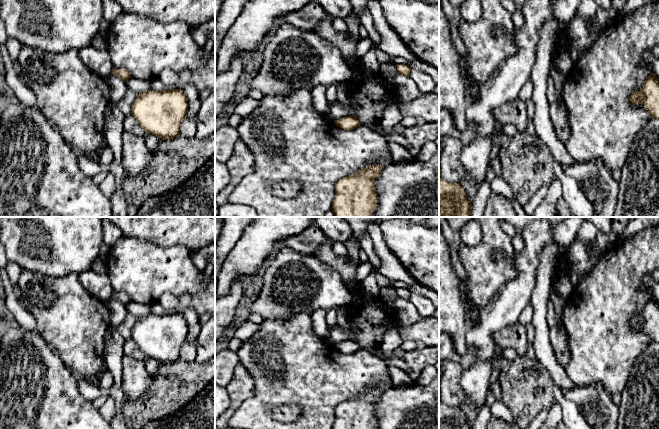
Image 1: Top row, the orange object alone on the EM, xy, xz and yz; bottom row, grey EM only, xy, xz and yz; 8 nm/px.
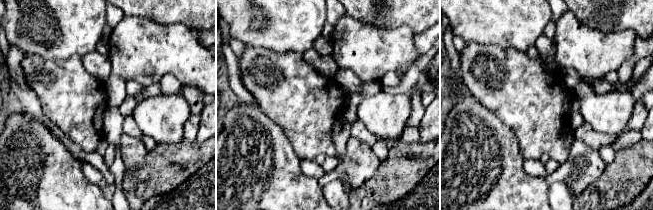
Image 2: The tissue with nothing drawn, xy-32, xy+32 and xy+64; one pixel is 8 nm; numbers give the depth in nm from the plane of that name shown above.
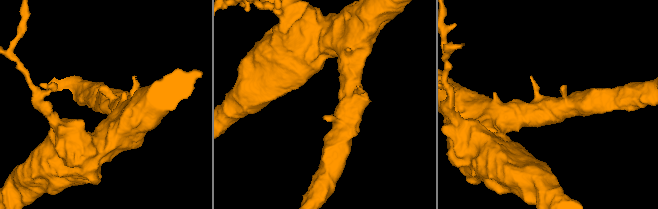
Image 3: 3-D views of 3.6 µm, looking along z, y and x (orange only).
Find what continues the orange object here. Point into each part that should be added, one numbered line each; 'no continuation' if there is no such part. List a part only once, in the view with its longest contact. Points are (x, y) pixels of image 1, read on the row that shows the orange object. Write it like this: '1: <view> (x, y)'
no continuation

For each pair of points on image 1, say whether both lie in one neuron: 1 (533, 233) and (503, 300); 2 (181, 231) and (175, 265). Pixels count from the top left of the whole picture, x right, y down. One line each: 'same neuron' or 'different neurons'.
1: same neuron
2: different neurons

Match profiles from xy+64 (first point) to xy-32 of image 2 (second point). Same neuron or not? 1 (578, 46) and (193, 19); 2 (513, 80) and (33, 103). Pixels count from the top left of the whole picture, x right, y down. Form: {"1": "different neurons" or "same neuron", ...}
{"1": "different neurons", "2": "different neurons"}

